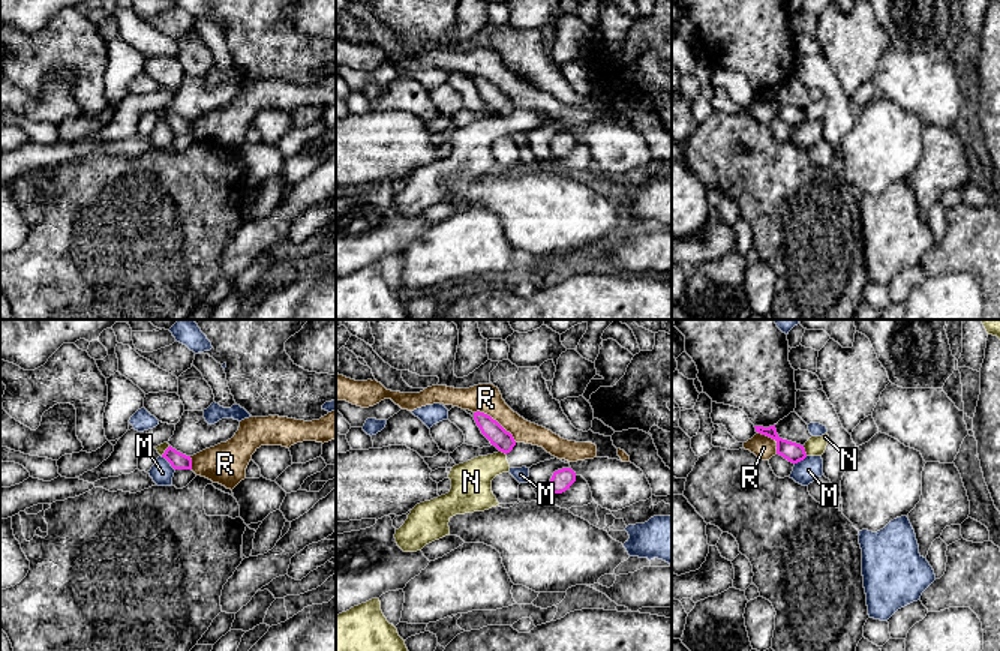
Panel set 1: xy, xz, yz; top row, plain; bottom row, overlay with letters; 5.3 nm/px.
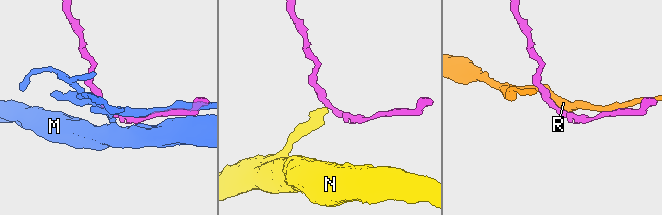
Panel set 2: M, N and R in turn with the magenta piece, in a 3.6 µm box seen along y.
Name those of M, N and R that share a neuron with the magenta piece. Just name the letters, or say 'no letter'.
no letter

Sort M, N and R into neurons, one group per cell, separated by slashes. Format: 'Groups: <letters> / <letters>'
Groups: M / N / R

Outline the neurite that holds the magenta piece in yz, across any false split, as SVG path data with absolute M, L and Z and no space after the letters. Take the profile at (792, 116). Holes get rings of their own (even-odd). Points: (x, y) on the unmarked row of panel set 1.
M775 88L769 92L763 92L763 90L754 90L754 92L756 96L775 104L777 118L783 120L789 126L798 128L807 122L804 110L780 102Z

